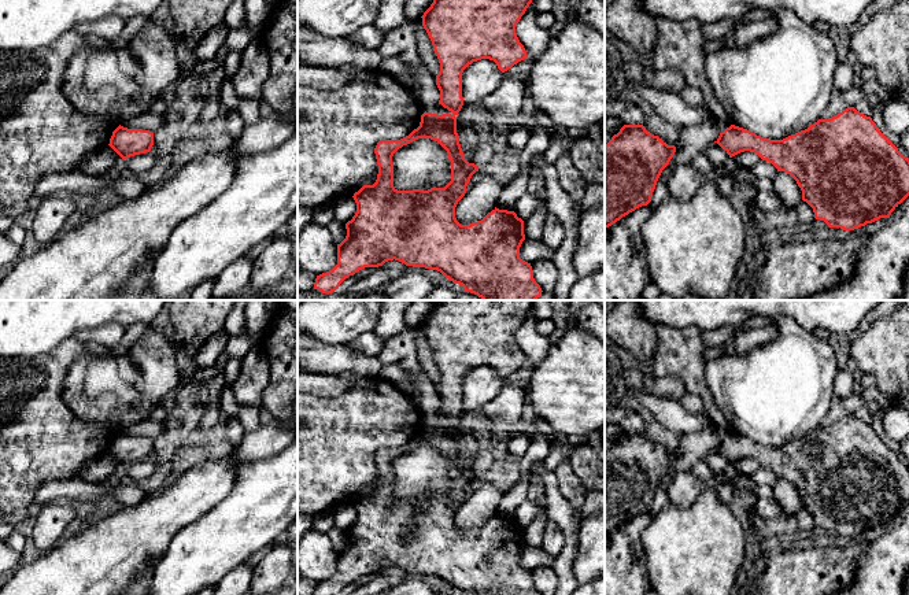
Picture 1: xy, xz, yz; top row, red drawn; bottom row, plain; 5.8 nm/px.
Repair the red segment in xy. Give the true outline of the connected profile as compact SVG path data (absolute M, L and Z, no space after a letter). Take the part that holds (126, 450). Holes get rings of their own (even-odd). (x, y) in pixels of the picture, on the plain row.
M118 433L108 451L123 468L149 459L154 452L154 440L143 436L128 436Z

